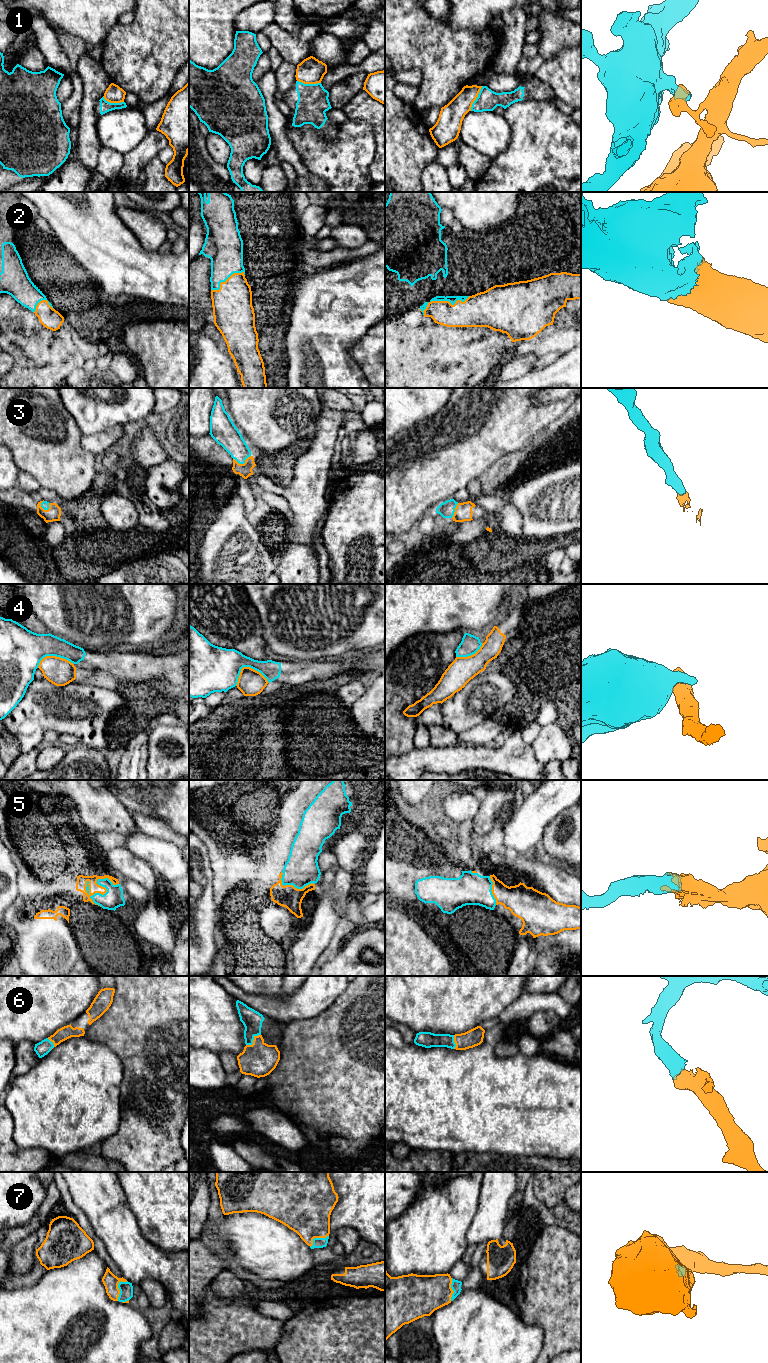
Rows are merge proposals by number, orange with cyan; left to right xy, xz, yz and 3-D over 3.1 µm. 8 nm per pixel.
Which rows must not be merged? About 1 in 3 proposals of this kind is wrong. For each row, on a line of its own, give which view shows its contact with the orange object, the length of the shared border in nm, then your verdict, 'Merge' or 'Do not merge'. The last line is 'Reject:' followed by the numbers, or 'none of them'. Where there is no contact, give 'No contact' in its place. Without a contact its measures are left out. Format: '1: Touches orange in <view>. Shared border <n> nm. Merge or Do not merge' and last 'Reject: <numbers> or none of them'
1: Touches orange in yz. Shared border 220 nm. Do not merge
2: Touches orange in yz. Shared border 420 nm. Merge
3: Touches orange in xz. Shared border 150 nm. Merge
4: Touches orange in xz. Shared border 280 nm. Do not merge
5: Touches orange in xy. Shared border 280 nm. Merge
6: Touches orange in xz. Shared border 150 nm. Merge
7: Touches orange in xy. Shared border 180 nm. Merge
Reject: 1, 4

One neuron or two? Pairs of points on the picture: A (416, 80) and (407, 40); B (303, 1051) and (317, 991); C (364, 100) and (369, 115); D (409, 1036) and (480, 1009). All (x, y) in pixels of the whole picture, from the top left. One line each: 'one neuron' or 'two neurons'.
A: two neurons
B: two neurons
C: one neuron
D: two neurons

